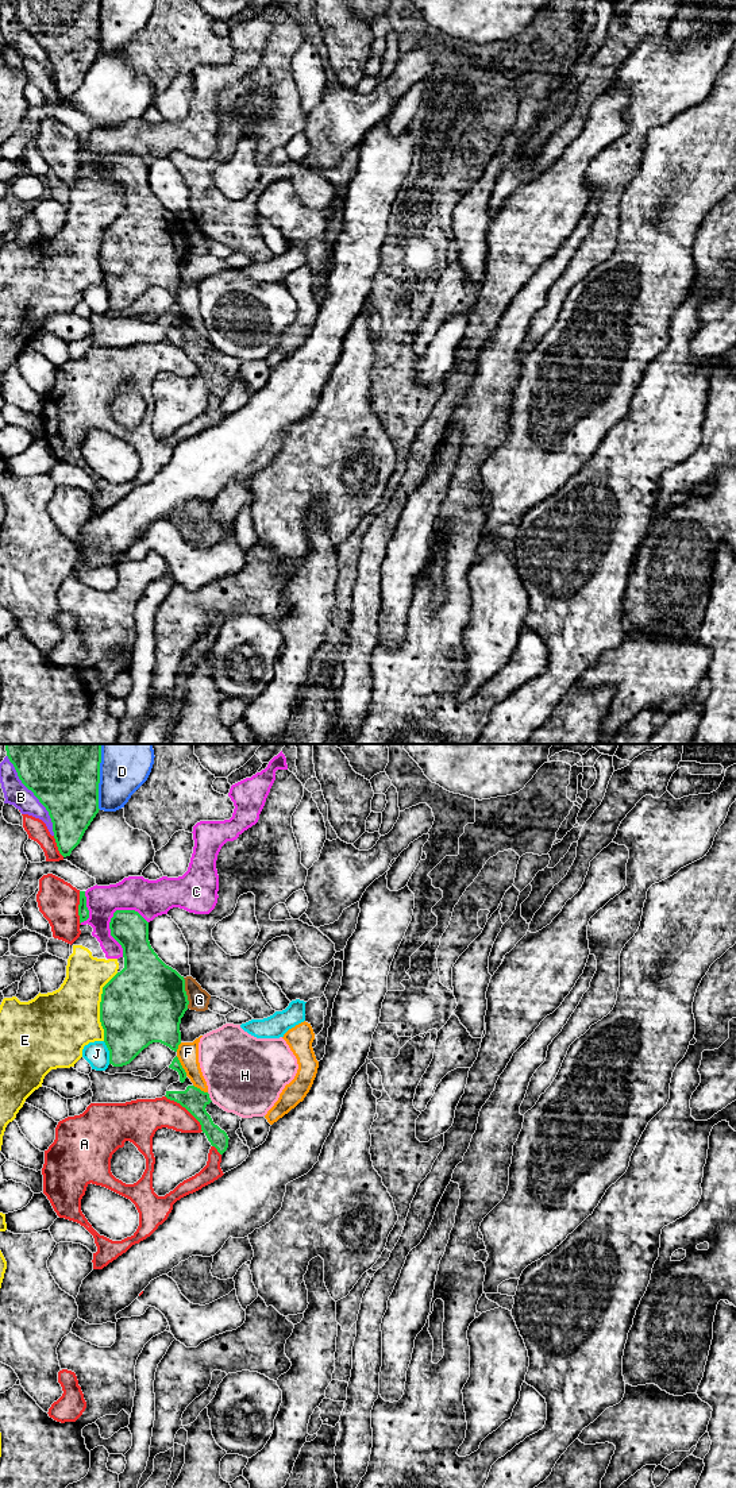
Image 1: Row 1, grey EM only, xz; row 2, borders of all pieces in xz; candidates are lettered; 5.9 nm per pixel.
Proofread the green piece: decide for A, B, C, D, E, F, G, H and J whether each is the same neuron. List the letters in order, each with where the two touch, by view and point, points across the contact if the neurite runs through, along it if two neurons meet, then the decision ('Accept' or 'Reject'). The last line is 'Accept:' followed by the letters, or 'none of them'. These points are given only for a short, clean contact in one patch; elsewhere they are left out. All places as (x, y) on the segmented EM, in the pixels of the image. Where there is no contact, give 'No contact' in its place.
A: Touches green at xz (187, 1109). Reject
B: Touches green at xz (34, 794). Reject
C: Touches green at xz (110, 925). Reject
D: Touches green at xz (99, 777). Reject
E: Touches green at xz (100, 1006). Reject
F: Touches green at xz (181, 1066). Reject
G: Touches green at xz (185, 993). Boundary: xz (182, 978), (188, 1007). Reject
H: Touches green at xz (208, 1097). Boundary: xz (207, 1093), (212, 1101). Reject
J: Touches green at xz (110, 1052). Reject
Accept: none of them

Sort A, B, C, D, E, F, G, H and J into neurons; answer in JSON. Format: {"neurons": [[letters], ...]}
{"neurons": [["A"], ["B"], ["C", "E"], ["D"], ["F"], ["G"], ["H"], ["J"]]}

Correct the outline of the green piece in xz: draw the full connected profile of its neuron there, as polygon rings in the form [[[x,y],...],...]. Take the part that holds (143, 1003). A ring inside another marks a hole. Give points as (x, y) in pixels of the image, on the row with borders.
[[[116,910],[109,922],[111,936],[122,945],[124,968],[104,987],[100,1002],[100,1022],[109,1064],[130,1064],[144,1048],[161,1042],[177,1052],[181,1044],[180,1024],[188,1010],[185,979],[166,965],[149,941],[149,922],[135,910]]]

